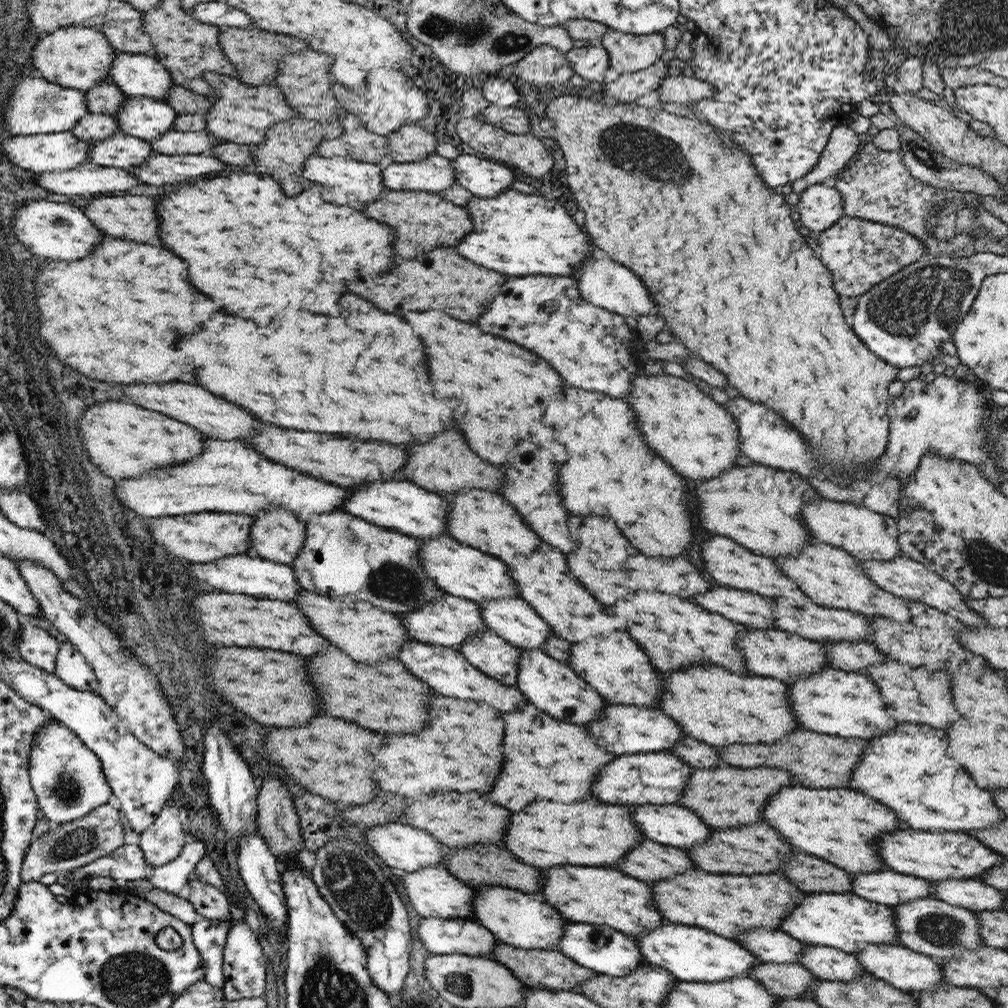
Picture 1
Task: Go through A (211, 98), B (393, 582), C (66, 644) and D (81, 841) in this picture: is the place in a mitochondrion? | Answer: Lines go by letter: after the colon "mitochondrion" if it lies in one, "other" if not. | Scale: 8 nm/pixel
A: other
B: mitochondrion
C: other
D: mitochondrion

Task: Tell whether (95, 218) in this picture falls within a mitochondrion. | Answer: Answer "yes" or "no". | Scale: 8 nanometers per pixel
no

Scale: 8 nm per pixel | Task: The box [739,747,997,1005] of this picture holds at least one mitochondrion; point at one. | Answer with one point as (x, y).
(940, 930)

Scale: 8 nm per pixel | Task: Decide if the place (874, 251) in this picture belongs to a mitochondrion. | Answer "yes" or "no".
yes

